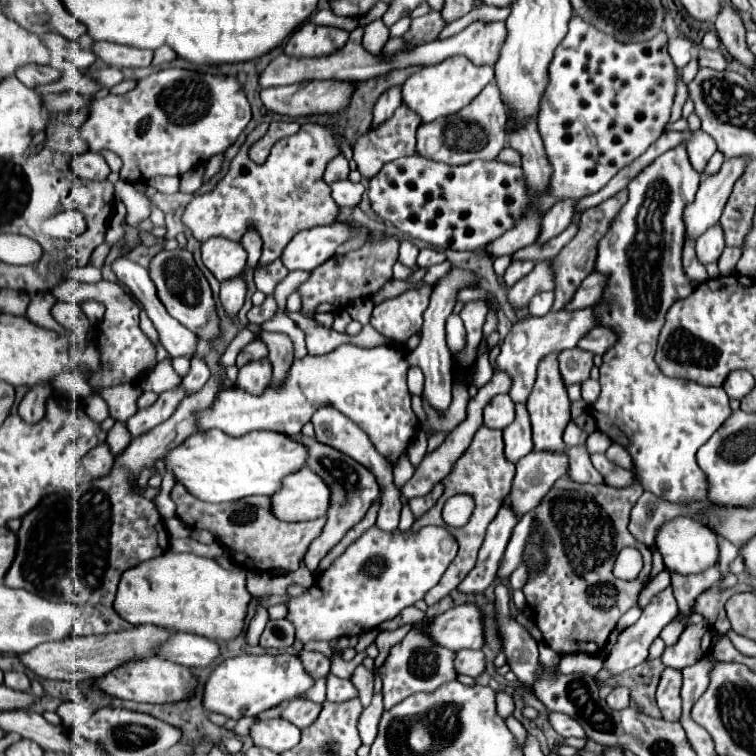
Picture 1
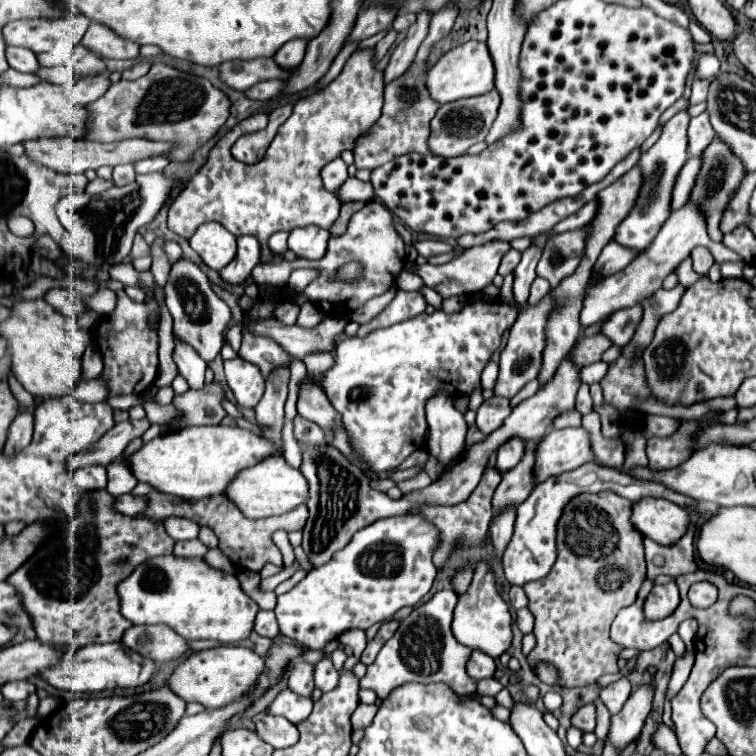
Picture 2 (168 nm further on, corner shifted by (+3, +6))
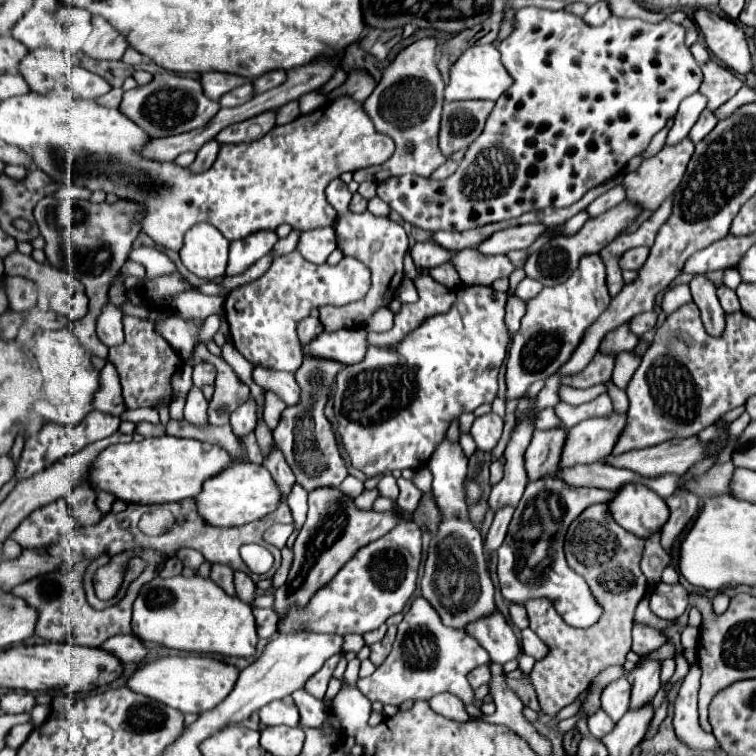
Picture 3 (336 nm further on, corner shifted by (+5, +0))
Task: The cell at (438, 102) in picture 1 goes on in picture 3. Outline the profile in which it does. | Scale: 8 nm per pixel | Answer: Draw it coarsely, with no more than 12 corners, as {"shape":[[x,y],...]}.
{"shape":[[494,44],[452,66],[444,100],[498,100],[512,84]]}

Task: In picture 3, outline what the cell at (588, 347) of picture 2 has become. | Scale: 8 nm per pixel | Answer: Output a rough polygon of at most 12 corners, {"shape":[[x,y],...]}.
{"shape":[[622,328],[610,330],[602,344],[602,354],[634,350],[638,338]]}

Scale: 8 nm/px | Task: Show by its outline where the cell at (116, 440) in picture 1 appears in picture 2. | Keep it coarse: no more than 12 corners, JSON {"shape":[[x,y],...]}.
{"shape":[[126,462],[108,466],[108,494],[122,496],[136,486]]}

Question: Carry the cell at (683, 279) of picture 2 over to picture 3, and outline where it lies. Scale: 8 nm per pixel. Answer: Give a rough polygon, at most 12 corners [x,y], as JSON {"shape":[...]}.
{"shape":[[714,242],[690,256],[684,274],[734,268],[746,246]]}

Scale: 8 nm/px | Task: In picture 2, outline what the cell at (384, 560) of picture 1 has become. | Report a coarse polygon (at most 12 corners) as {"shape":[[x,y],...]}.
{"shape":[[378,520],[274,608],[314,650],[416,606],[438,530]]}

